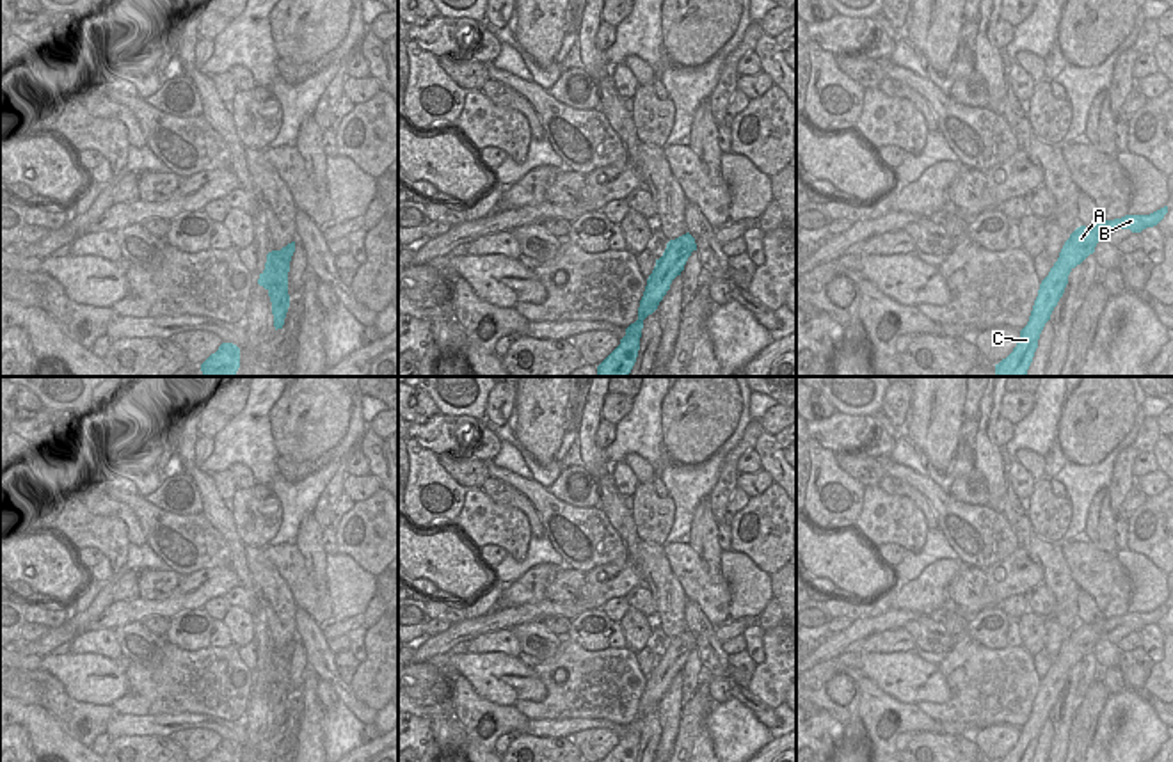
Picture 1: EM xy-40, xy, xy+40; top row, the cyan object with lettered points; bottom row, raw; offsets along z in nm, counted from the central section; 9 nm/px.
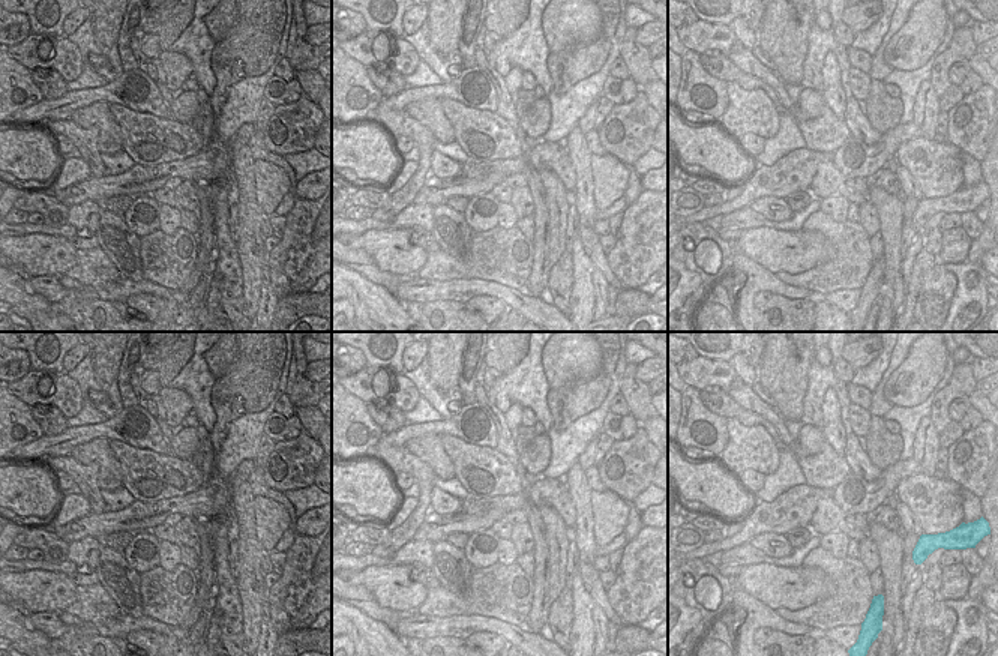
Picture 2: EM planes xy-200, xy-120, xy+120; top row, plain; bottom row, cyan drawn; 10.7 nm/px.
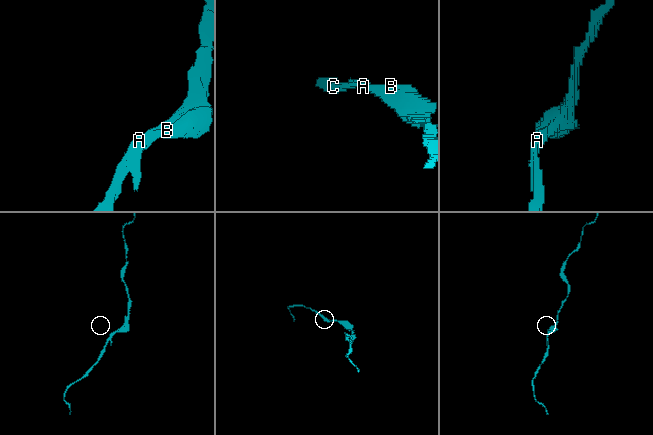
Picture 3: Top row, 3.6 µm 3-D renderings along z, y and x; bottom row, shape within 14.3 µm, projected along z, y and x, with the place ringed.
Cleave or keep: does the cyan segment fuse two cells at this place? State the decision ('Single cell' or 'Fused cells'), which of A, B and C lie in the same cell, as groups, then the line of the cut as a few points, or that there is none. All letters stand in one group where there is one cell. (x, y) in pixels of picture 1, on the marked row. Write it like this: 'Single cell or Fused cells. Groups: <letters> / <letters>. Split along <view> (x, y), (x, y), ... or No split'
Single cell. Groups: A B C. No split.

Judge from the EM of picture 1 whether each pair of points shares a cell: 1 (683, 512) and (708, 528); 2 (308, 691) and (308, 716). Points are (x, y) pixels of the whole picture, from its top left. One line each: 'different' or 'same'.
1: different
2: same

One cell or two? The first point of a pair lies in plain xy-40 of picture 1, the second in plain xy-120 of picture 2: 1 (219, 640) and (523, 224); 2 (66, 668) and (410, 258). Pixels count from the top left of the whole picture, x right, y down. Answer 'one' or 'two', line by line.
1: two
2: one

